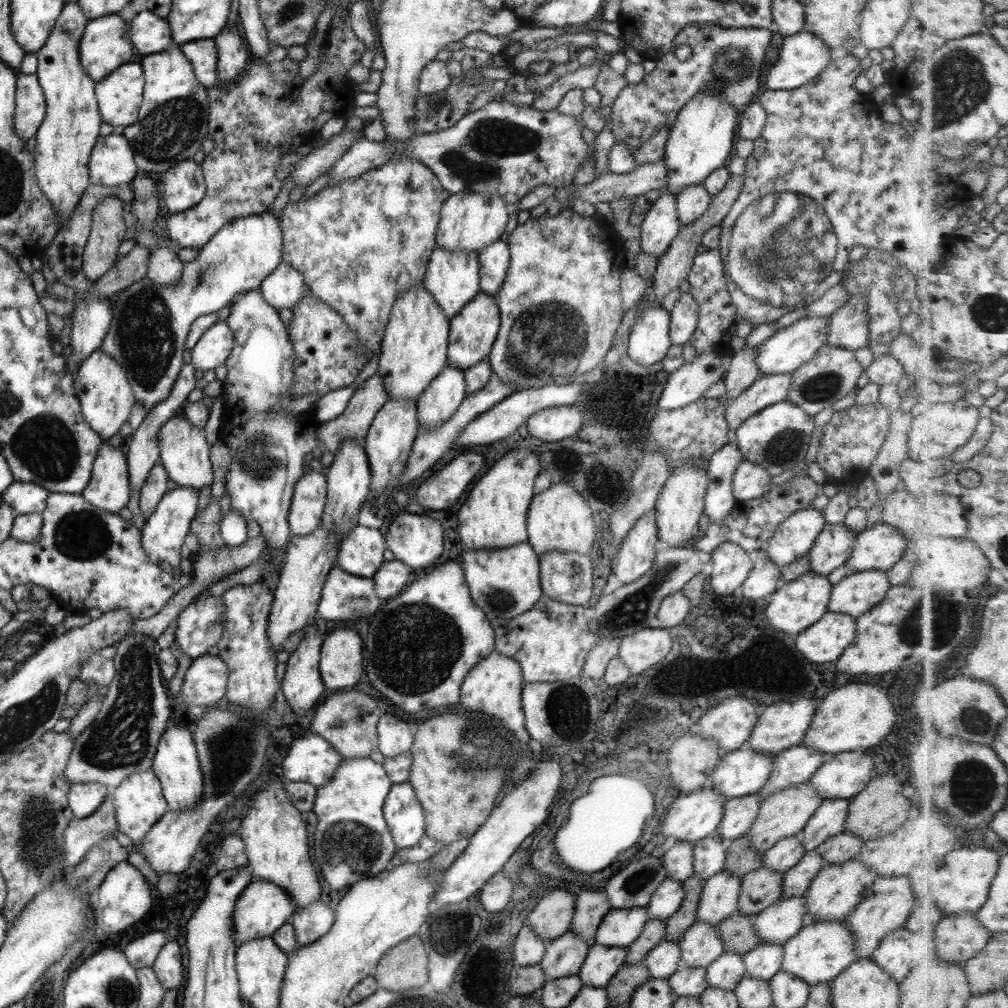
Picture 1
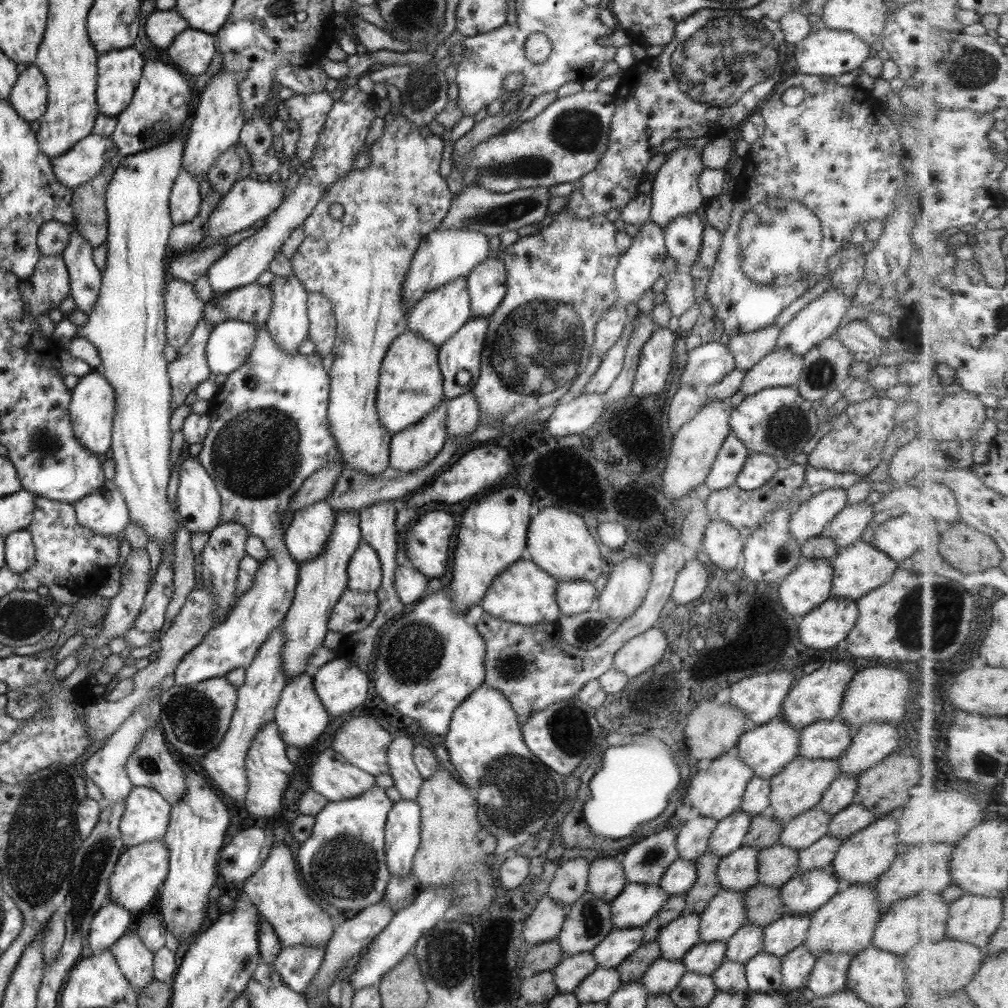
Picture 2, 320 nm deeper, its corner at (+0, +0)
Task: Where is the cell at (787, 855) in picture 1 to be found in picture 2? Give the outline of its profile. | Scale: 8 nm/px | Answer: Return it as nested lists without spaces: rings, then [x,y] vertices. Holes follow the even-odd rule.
[[[815,807],[807,812],[801,812],[783,824],[777,845],[787,846],[795,851],[808,848],[827,834],[831,818],[829,814],[815,810]]]

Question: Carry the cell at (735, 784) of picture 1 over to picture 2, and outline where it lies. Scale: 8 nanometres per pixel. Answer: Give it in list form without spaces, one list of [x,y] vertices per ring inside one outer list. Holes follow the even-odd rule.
[[[777,716],[759,726],[748,727],[738,738],[737,756],[753,770],[753,776],[771,778],[796,757],[800,745],[799,737],[799,729]]]

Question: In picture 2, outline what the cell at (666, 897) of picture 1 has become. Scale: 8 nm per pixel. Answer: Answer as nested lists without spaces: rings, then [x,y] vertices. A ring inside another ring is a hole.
[[[675,859],[661,875],[658,885],[668,894],[684,894],[696,879],[694,860]]]

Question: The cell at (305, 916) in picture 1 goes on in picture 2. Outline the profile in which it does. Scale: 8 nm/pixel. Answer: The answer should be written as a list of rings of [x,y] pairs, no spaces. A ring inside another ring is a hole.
[[[322,944],[281,947],[271,965],[289,990],[303,994],[318,971],[324,948]]]

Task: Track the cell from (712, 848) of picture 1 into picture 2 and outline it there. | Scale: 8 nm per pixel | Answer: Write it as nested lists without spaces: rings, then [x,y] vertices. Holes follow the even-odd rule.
[[[738,809],[736,812],[731,812],[727,818],[717,821],[715,830],[709,837],[707,852],[721,859],[740,848],[752,818]]]

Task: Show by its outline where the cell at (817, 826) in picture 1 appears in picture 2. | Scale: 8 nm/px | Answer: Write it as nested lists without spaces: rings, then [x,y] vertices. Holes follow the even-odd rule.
[[[838,774],[837,778],[823,792],[821,801],[815,806],[815,810],[821,810],[829,816],[833,816],[852,804],[855,797],[857,784],[855,778],[847,774]]]

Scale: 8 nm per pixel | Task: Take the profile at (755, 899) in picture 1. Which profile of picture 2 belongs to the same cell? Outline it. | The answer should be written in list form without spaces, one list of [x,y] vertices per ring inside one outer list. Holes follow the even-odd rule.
[[[772,845],[757,852],[757,884],[782,886],[798,872],[798,851],[787,846]]]

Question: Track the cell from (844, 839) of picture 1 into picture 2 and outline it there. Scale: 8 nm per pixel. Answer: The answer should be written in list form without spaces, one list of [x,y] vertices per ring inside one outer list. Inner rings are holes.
[[[852,803],[833,815],[828,825],[827,836],[835,840],[845,840],[854,832],[871,825],[876,819],[873,812],[865,810],[861,804]]]

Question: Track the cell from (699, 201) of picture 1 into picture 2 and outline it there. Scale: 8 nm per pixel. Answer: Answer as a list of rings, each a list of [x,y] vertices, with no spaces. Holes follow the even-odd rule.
[[[692,212],[687,216],[678,216],[670,220],[662,230],[664,232],[666,256],[672,258],[680,269],[686,271],[697,260],[704,225],[700,213]]]

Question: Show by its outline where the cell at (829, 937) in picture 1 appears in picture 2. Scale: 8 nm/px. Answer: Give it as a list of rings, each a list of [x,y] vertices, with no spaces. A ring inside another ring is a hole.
[[[845,884],[809,915],[809,929],[802,944],[817,959],[825,953],[849,953],[853,956],[869,946],[880,914],[881,908],[873,884]]]

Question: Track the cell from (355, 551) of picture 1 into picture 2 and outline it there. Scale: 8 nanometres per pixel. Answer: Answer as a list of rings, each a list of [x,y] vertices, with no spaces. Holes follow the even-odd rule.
[[[362,540],[357,550],[350,556],[346,568],[346,588],[353,592],[375,593],[382,576],[380,562],[371,548]]]

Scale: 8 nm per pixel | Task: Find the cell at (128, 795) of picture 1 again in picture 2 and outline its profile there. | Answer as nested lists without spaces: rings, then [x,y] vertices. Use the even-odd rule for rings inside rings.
[[[134,787],[126,796],[119,832],[126,848],[163,839],[171,806],[151,788]]]

